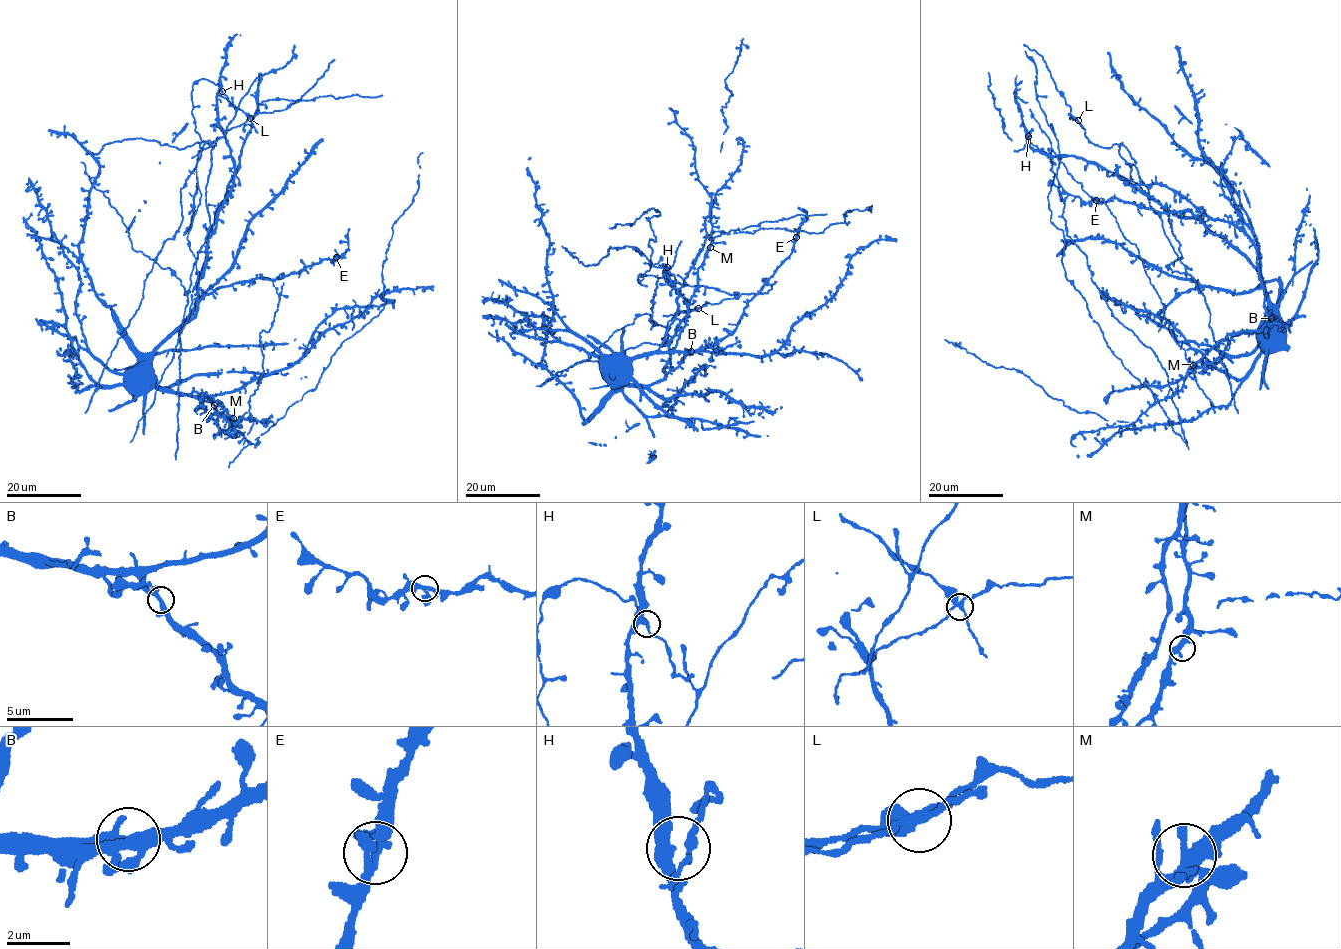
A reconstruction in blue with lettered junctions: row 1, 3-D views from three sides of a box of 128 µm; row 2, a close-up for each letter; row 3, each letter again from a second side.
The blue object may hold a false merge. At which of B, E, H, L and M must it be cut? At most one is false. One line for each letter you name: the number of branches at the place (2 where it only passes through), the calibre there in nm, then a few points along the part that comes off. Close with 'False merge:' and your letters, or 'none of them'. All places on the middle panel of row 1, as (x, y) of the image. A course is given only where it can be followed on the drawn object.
L: Branches: 4. Thickness 280 nm. Course of the part to remove: (699, 308), (663, 316)
False merge: L

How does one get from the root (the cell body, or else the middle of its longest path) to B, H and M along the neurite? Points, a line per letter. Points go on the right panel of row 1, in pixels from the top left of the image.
B: (1274, 318), (1266, 334), (1268, 316), (1271, 318)
H: (1274, 318), (1255, 267), (1198, 219), (1175, 215), (1095, 164), (1036, 151), (1028, 136)
M: (1274, 318), (1267, 334), (1267, 323), (1260, 329), (1232, 333), (1193, 365)

